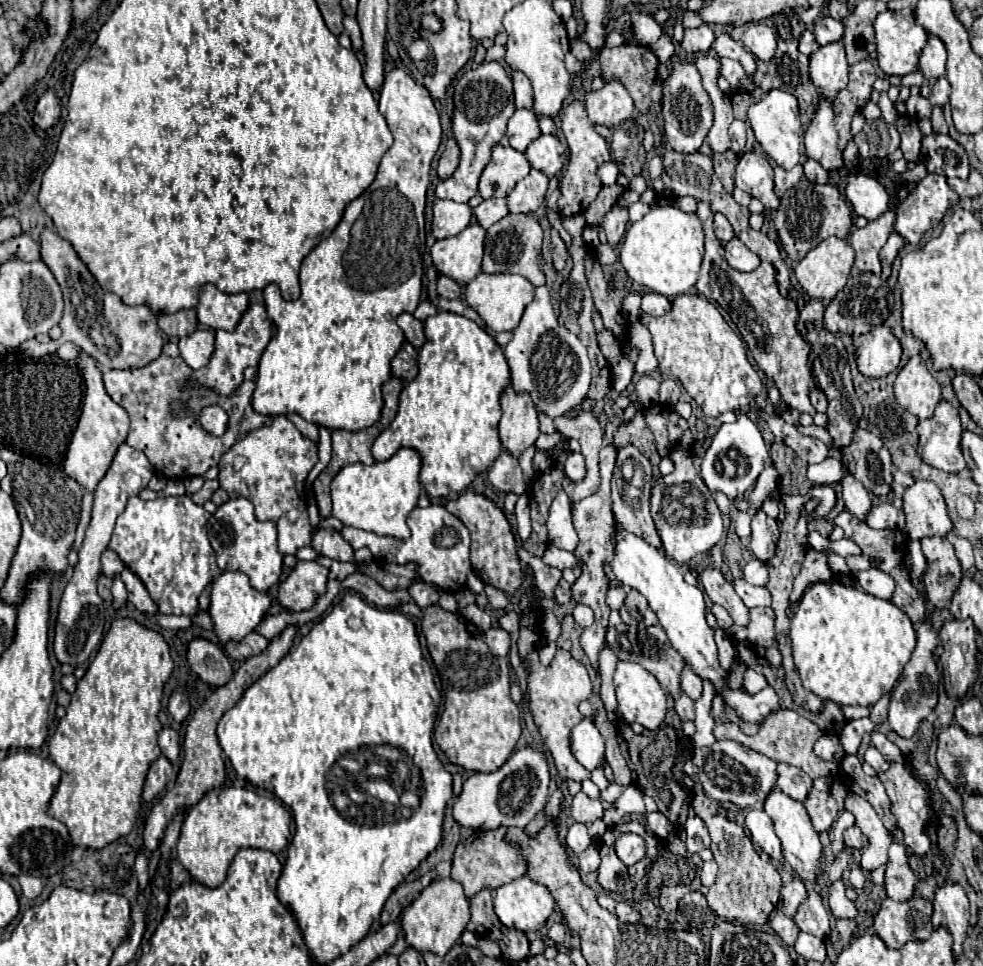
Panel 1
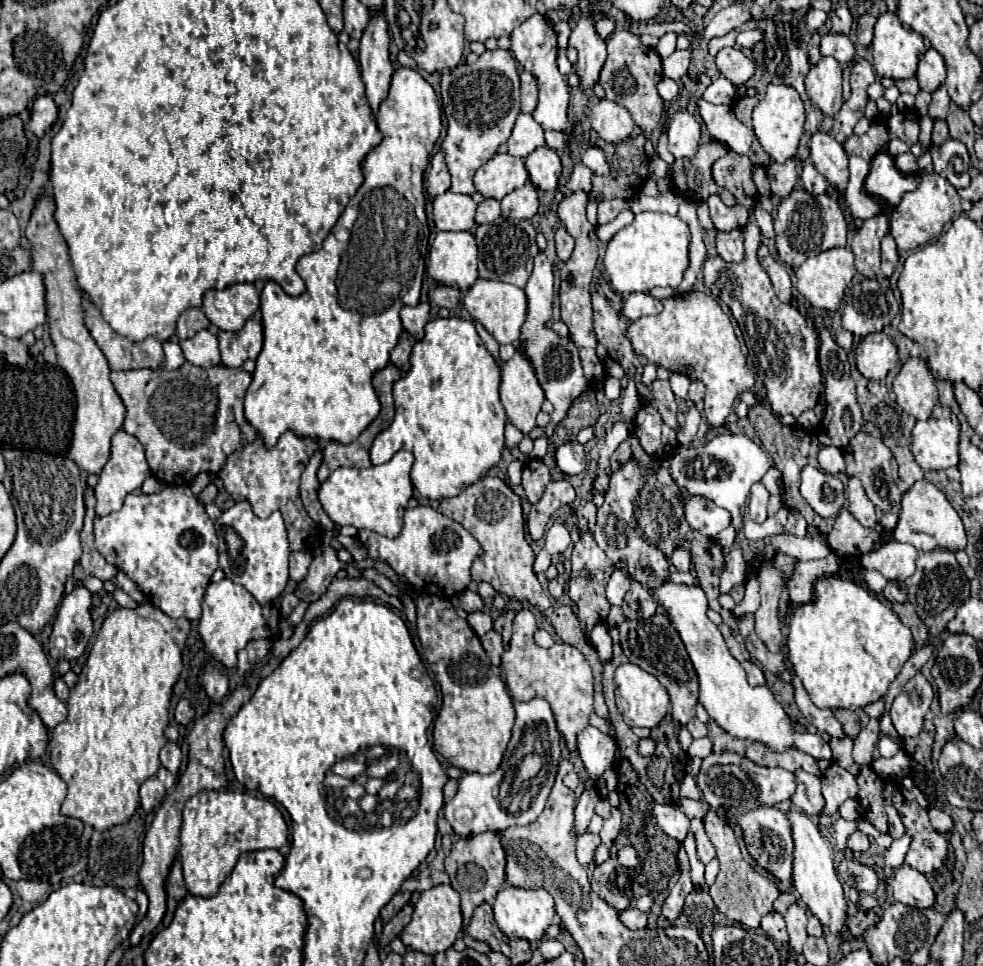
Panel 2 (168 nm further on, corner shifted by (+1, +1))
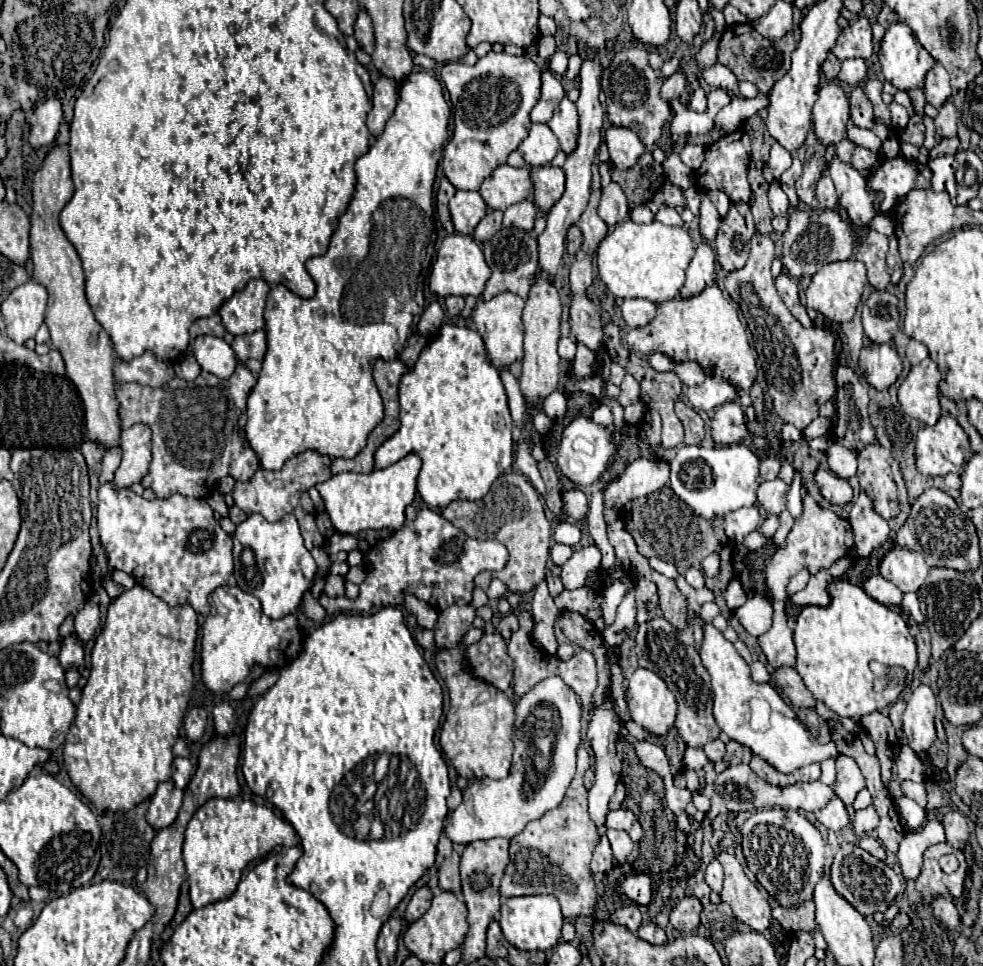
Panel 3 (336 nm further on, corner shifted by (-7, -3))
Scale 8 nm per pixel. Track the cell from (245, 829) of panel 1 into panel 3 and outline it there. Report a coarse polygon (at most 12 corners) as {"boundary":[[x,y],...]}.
{"boundary":[[240,796],[207,800],[185,830],[193,908],[229,898],[251,860],[295,828]]}

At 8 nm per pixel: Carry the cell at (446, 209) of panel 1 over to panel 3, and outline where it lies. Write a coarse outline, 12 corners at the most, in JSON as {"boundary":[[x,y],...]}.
{"boundary":[[479,192],[449,202],[455,232],[473,234],[487,212]]}

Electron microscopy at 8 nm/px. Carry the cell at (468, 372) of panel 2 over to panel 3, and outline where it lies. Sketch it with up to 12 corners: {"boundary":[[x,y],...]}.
{"boundary":[[441,326],[375,468],[423,460],[429,506],[481,500],[513,420],[479,332]]}

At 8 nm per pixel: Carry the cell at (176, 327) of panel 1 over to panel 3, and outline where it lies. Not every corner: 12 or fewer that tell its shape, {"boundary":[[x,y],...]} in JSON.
{"boundary":[[219,314],[199,318],[191,324],[191,340],[203,334],[223,336]]}

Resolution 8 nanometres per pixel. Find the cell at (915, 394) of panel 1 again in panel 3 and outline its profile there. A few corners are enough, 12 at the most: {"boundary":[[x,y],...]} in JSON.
{"boundary":[[931,358],[899,386],[903,410],[933,426],[941,374]]}

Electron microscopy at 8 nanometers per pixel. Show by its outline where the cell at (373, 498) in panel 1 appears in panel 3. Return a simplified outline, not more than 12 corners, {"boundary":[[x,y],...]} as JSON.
{"boundary":[[421,458],[317,484],[341,534],[401,530]]}

